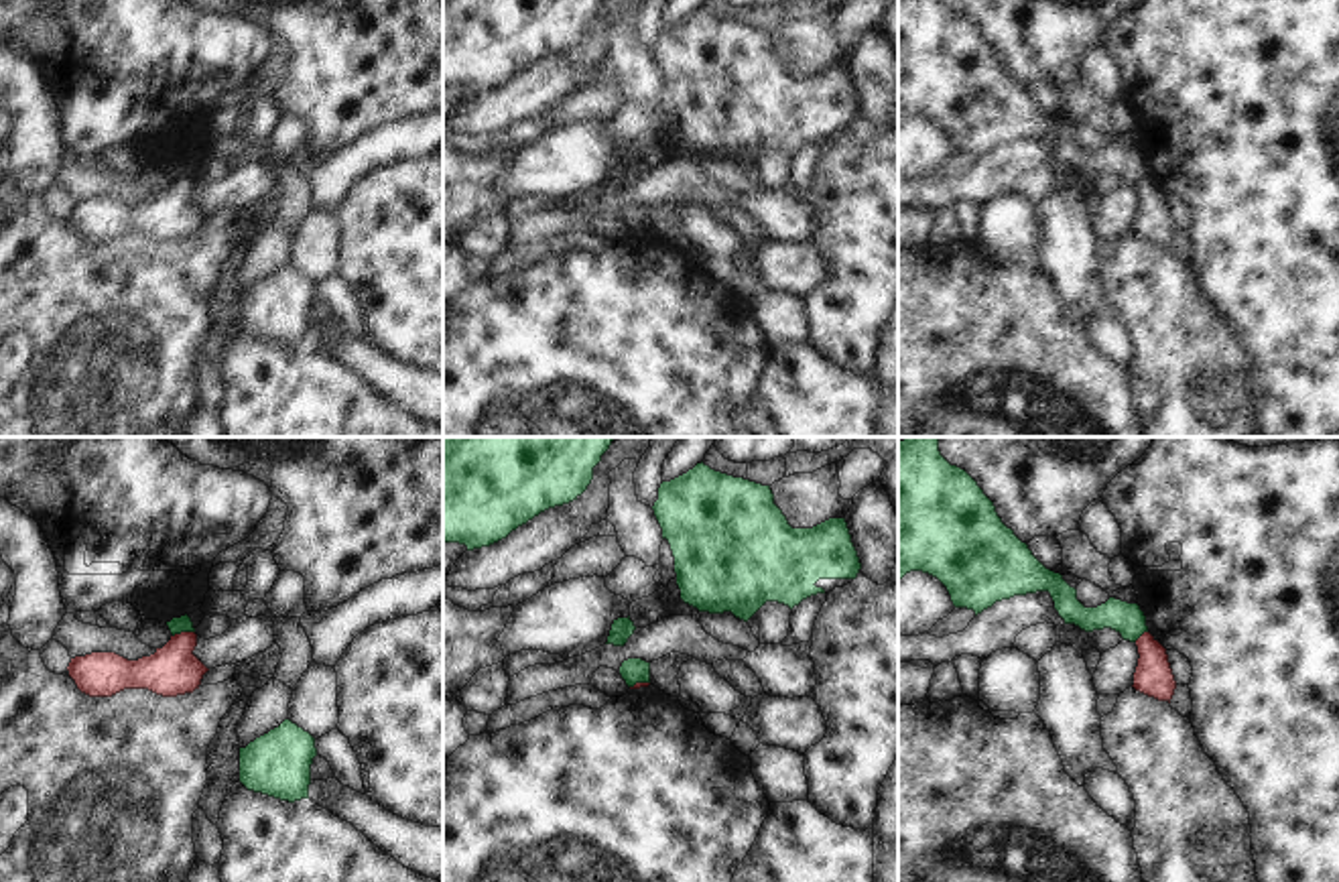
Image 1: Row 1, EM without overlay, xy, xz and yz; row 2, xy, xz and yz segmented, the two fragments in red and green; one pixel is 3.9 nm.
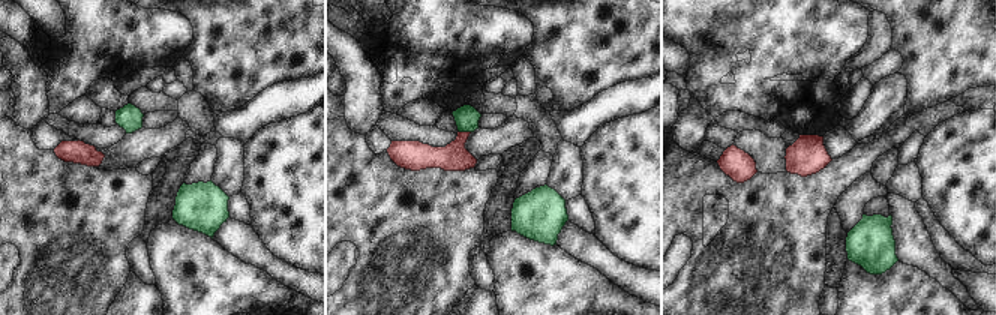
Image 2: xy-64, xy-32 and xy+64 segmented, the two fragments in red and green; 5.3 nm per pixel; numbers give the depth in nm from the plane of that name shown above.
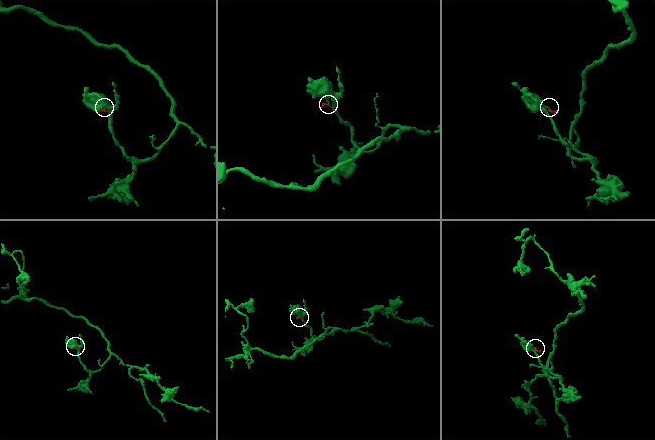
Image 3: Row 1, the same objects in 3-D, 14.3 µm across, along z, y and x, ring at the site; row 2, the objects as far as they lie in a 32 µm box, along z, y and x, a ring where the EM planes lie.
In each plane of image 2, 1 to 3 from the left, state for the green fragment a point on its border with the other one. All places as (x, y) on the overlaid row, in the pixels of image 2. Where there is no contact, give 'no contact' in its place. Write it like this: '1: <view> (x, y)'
1: no contact
2: xy-32 (465, 132)
3: no contact

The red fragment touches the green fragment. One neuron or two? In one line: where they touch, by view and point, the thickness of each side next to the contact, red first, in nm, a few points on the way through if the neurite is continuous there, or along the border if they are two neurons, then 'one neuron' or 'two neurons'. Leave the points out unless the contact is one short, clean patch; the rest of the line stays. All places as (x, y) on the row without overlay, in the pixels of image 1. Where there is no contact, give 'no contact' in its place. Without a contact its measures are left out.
xy (183, 177) | 200/60 nm | along xy (194, 175), (181, 175), (173, 181) | two neurons

